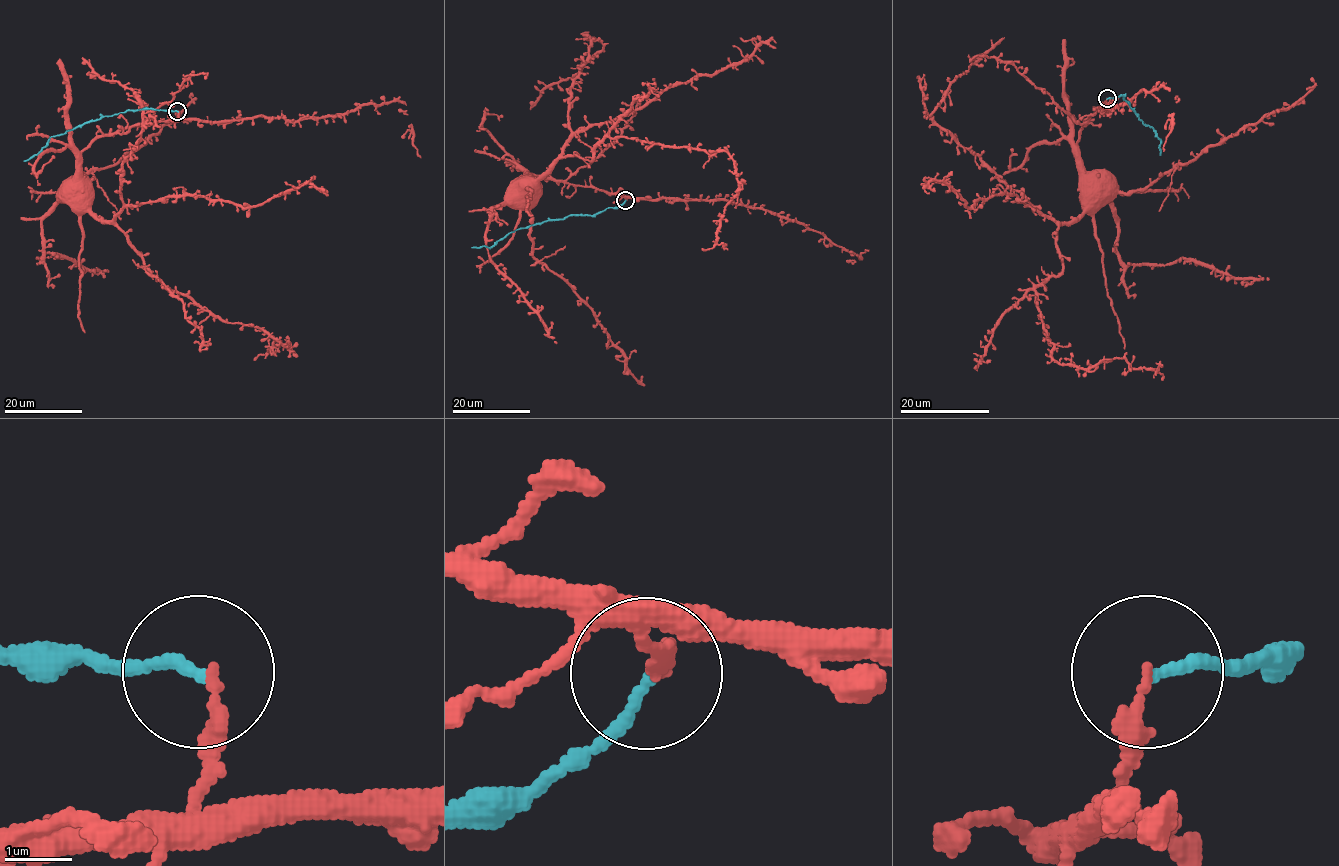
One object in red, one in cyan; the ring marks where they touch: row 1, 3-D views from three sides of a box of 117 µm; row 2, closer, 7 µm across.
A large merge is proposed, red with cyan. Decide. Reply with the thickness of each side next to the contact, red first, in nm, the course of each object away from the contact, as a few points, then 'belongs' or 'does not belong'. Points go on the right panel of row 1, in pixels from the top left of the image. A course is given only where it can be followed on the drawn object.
calibres 190 and 160 nm; course red (1106, 98), (1106, 105), (1084, 123), (1077, 145), (1082, 167), (1096, 178), (1096, 188); course cyan (1106, 98), (1124, 96), (1143, 123), (1152, 127), (1161, 140), (1161, 154); does not belong

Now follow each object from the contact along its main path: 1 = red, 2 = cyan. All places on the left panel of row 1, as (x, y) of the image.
1: (177, 111), (175, 120), (125, 126), (98, 135), (81, 152), (80, 172), (75, 178), (74, 190)
2: (177, 111), (126, 110), (102, 116), (51, 136), (36, 154), (24, 161)

